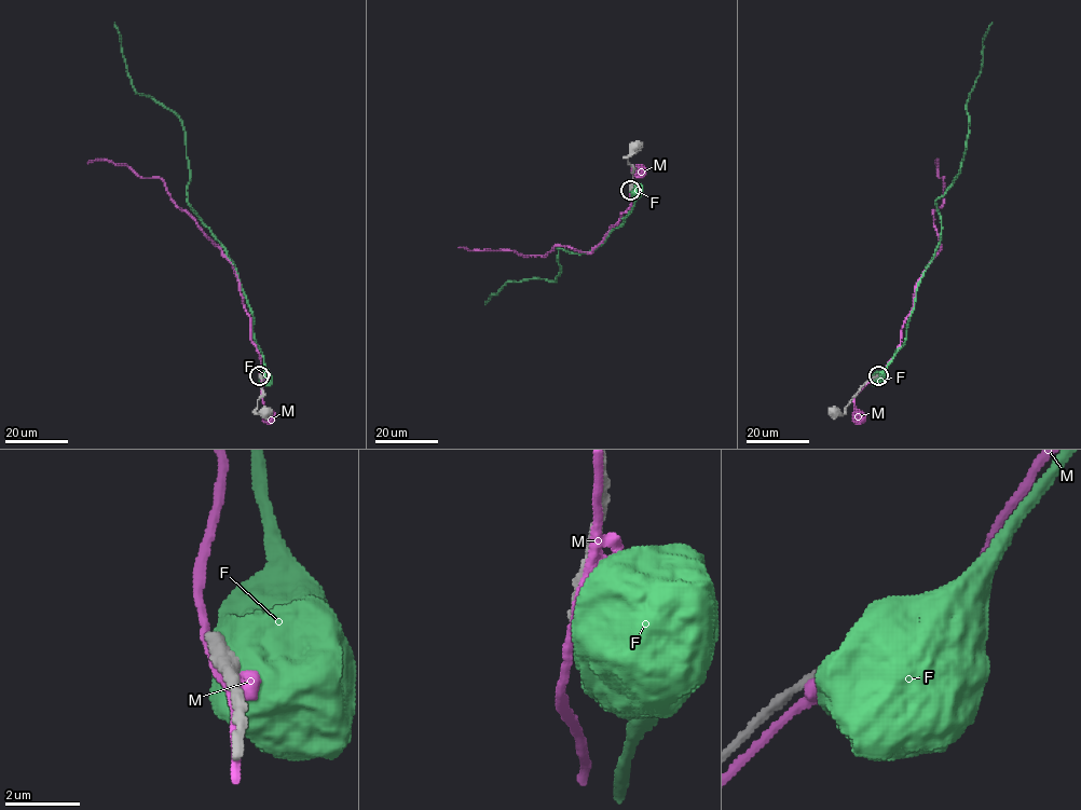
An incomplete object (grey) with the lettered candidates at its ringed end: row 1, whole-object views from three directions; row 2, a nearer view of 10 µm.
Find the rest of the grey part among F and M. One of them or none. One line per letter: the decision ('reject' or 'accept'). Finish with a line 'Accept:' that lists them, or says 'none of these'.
F: reject
M: reject
Accept: none of these

